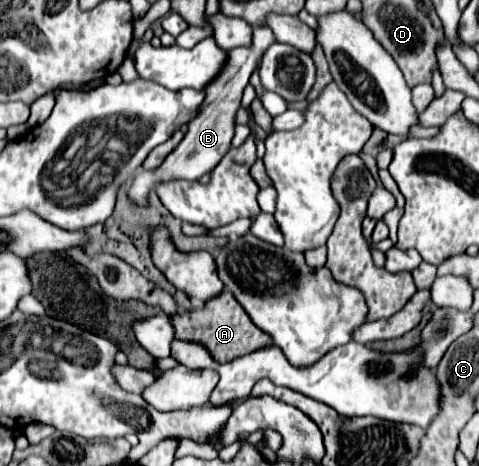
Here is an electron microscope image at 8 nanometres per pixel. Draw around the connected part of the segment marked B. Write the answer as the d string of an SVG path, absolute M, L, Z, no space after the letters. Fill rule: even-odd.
M258 25L254 27L254 43L250 47L236 47L226 51L228 59L224 61L220 73L204 87L204 101L198 109L198 115L188 123L188 131L184 135L184 139L180 141L180 145L164 159L164 163L156 169L142 169L136 173L130 189L128 189L128 197L132 201L134 207L148 207L150 205L150 191L164 181L172 181L172 179L188 179L188 181L198 181L204 173L208 173L210 169L214 169L220 159L230 151L232 147L232 137L234 137L234 127L236 127L236 113L242 105L242 93L244 87L248 85L248 79L252 75L252 71L256 69L256 63L260 61L264 49L268 49L268 45L272 45L276 39L272 37L272 31L266 25Z

